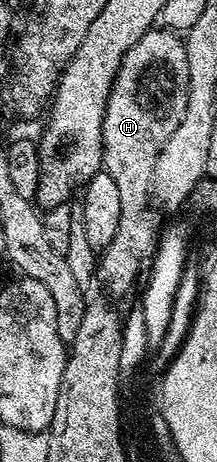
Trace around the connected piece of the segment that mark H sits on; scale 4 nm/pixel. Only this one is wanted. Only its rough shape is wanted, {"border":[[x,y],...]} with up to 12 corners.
{"border":[[153,27],[106,103],[121,225],[97,259],[115,295],[155,258],[151,178],[188,105],[184,40]]}

